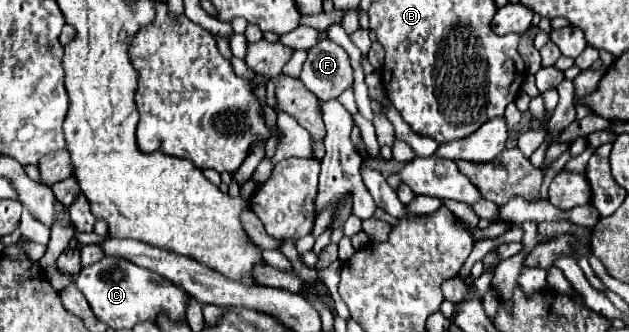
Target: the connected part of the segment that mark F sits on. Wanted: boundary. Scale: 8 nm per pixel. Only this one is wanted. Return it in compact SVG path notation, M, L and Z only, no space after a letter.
M325 38L307 52L299 80L313 92L321 102L325 98L337 98L341 92L353 86L353 68L349 54Z

